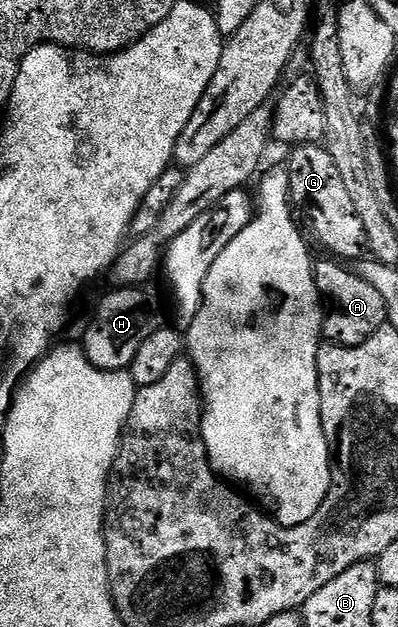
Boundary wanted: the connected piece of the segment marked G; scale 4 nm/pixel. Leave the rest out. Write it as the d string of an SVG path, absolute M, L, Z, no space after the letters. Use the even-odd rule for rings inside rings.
M302 144L290 152L293 153L289 156L289 164L287 163L289 199L295 205L296 211L305 215L314 238L329 251L326 253L345 262L360 261L367 252L365 231L351 206L351 196L343 186L343 178L339 178L339 170L331 154L321 144Z

